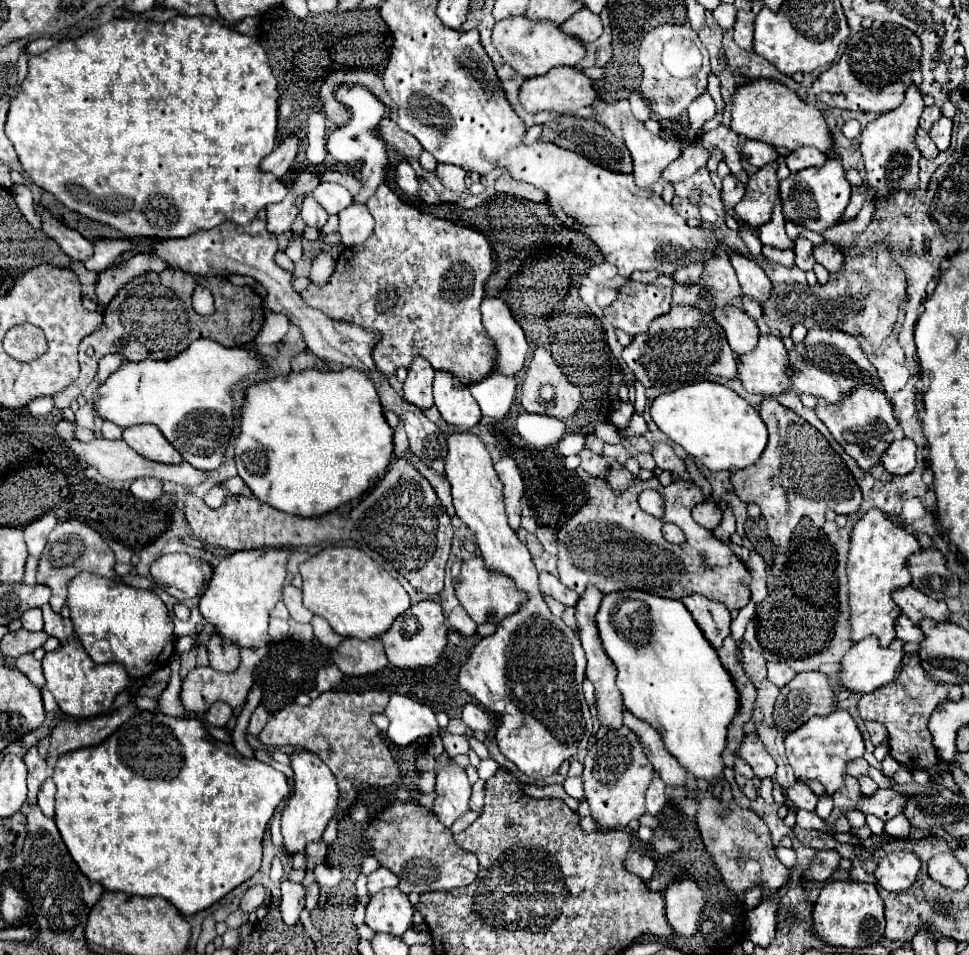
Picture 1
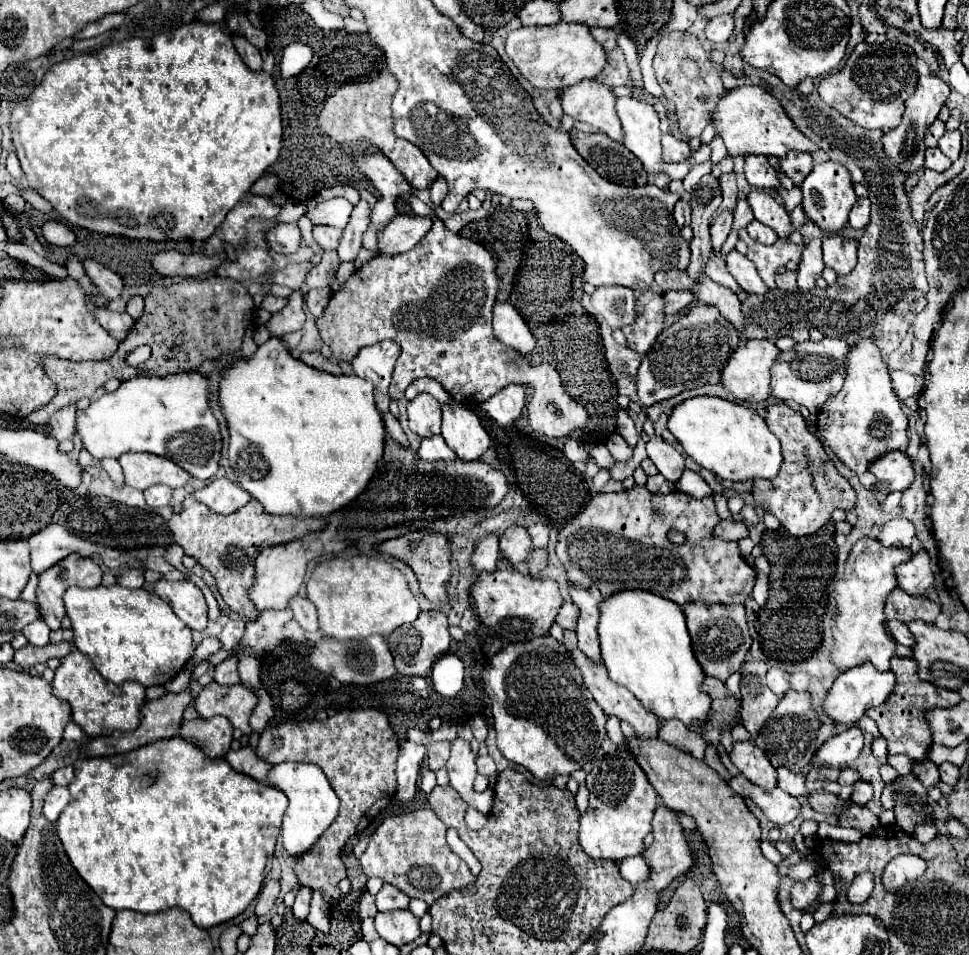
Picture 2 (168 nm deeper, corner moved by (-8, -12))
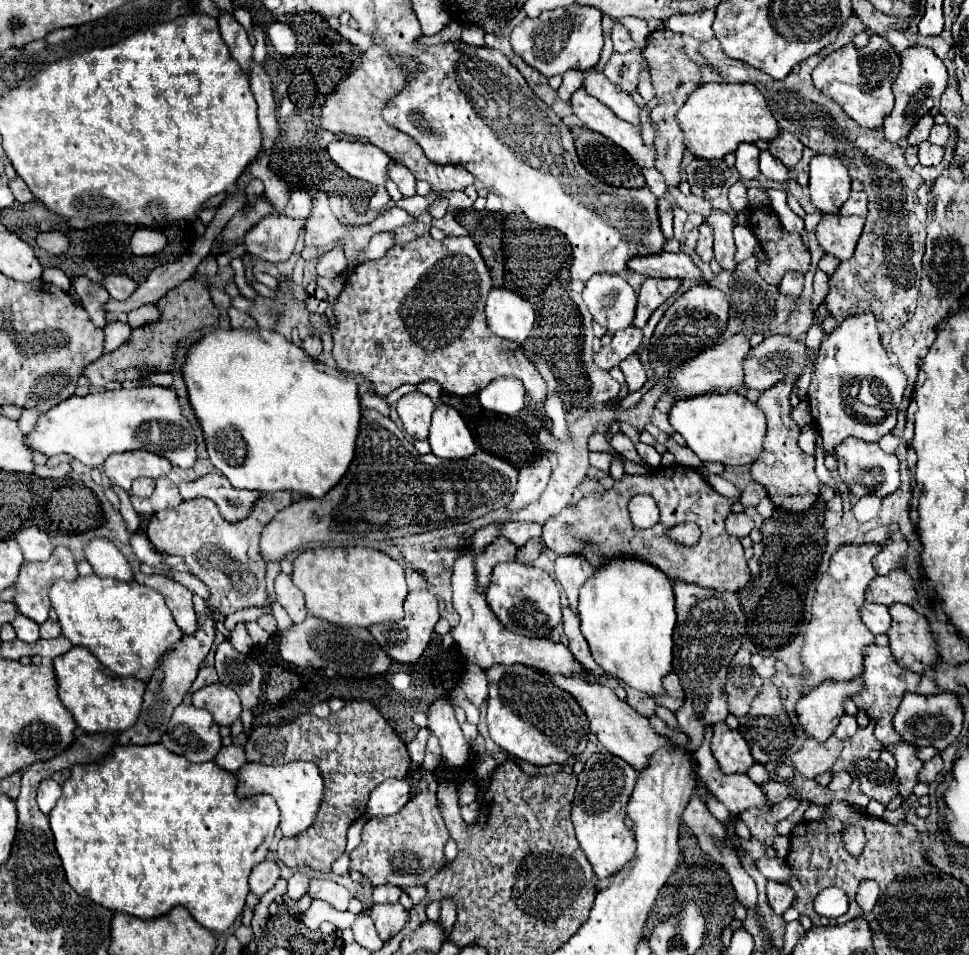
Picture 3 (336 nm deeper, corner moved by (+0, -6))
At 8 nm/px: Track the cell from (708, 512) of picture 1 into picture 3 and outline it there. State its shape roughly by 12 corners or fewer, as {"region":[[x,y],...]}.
{"region":[[730,513],[726,531],[746,537],[754,529],[754,521],[746,513]]}

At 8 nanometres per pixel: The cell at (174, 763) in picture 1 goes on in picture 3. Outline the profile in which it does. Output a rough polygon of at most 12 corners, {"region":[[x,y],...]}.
{"region":[[118,745],[50,813],[76,893],[222,933],[278,827],[214,761]]}

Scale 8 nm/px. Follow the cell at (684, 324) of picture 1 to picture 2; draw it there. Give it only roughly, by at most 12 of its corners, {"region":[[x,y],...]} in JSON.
{"region":[[694,305],[644,355],[640,403],[720,385],[738,333]]}

